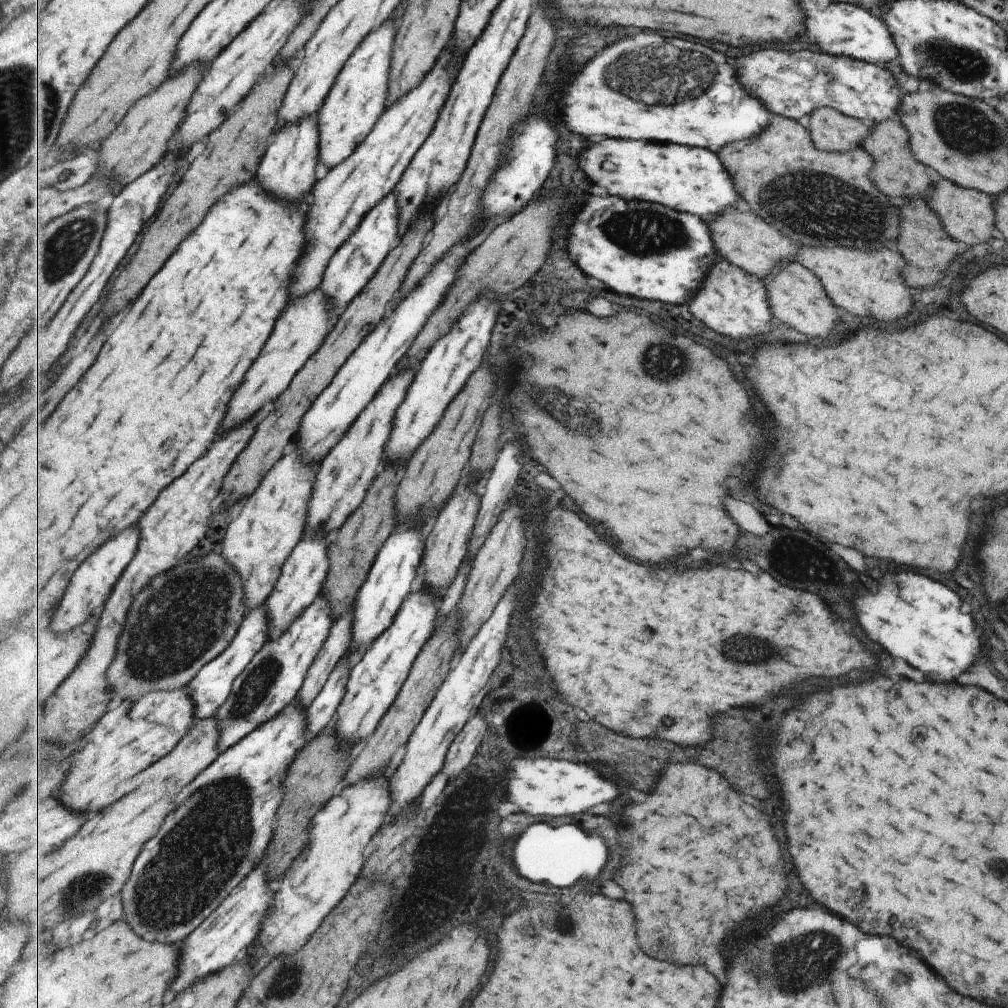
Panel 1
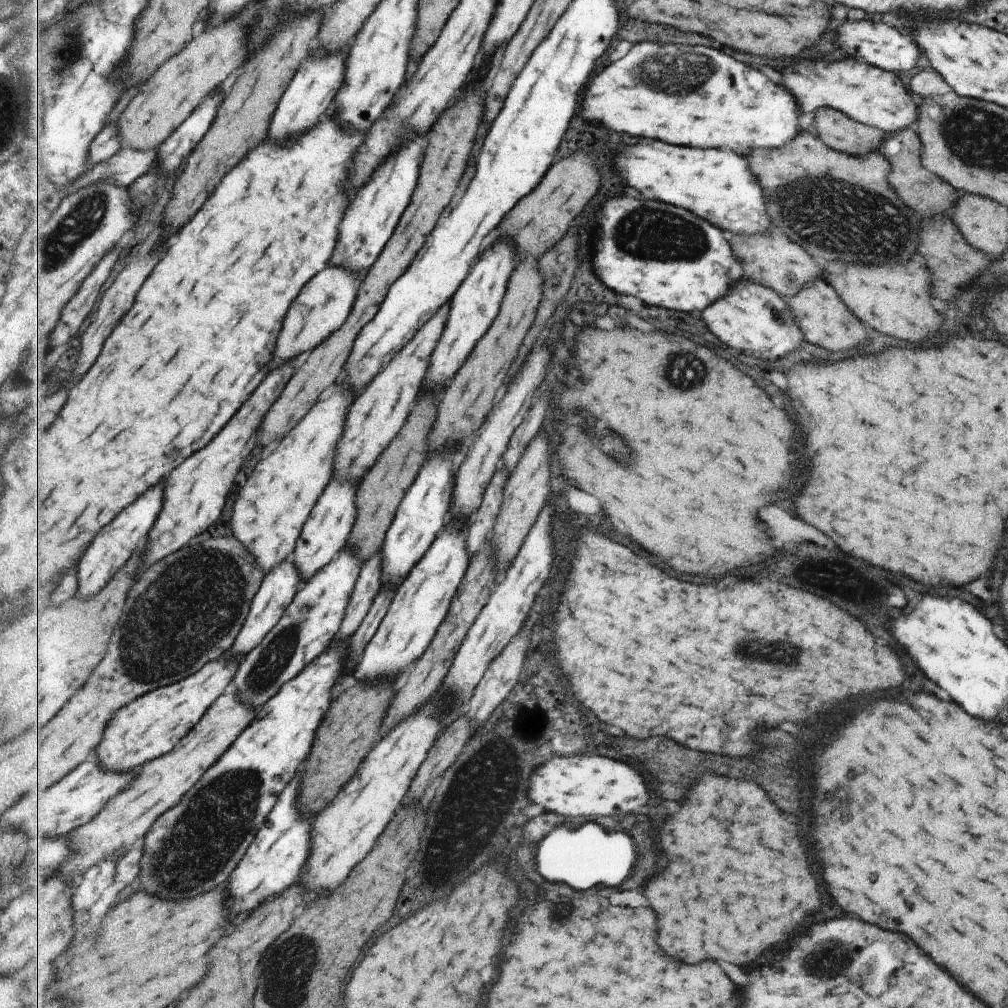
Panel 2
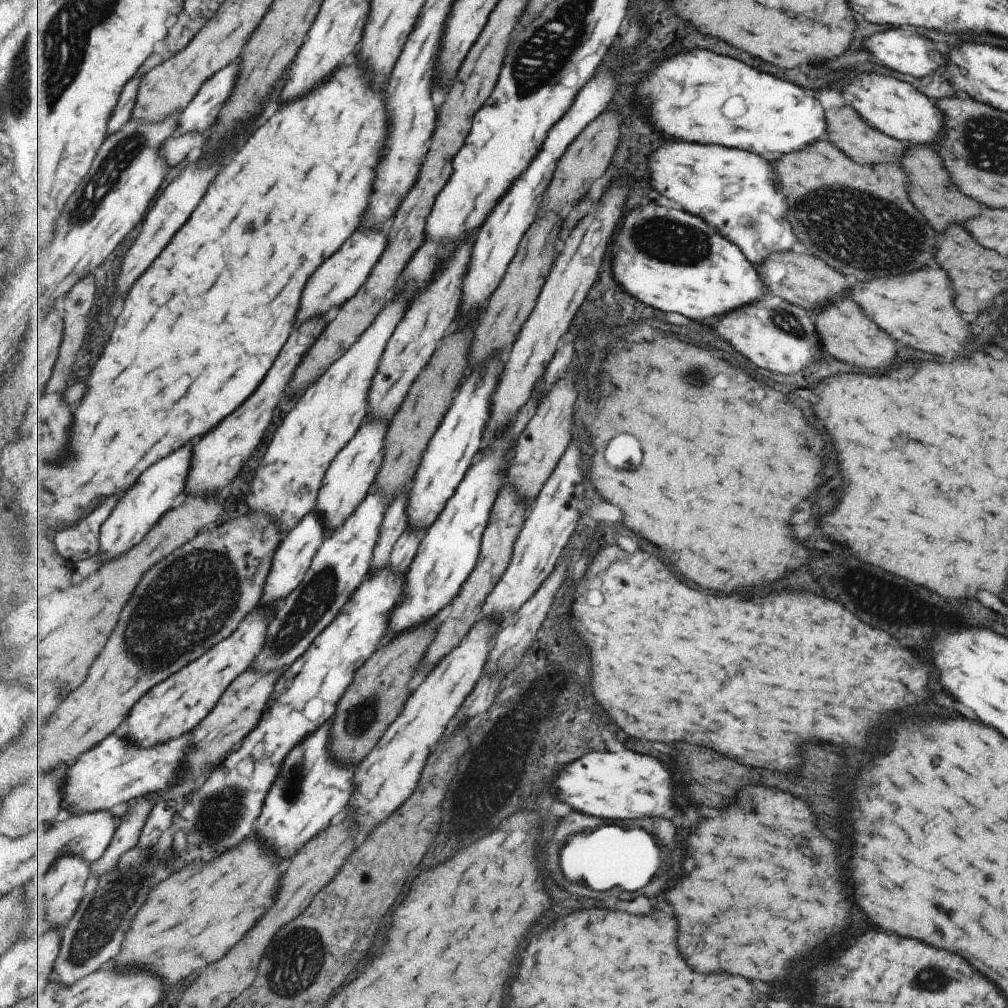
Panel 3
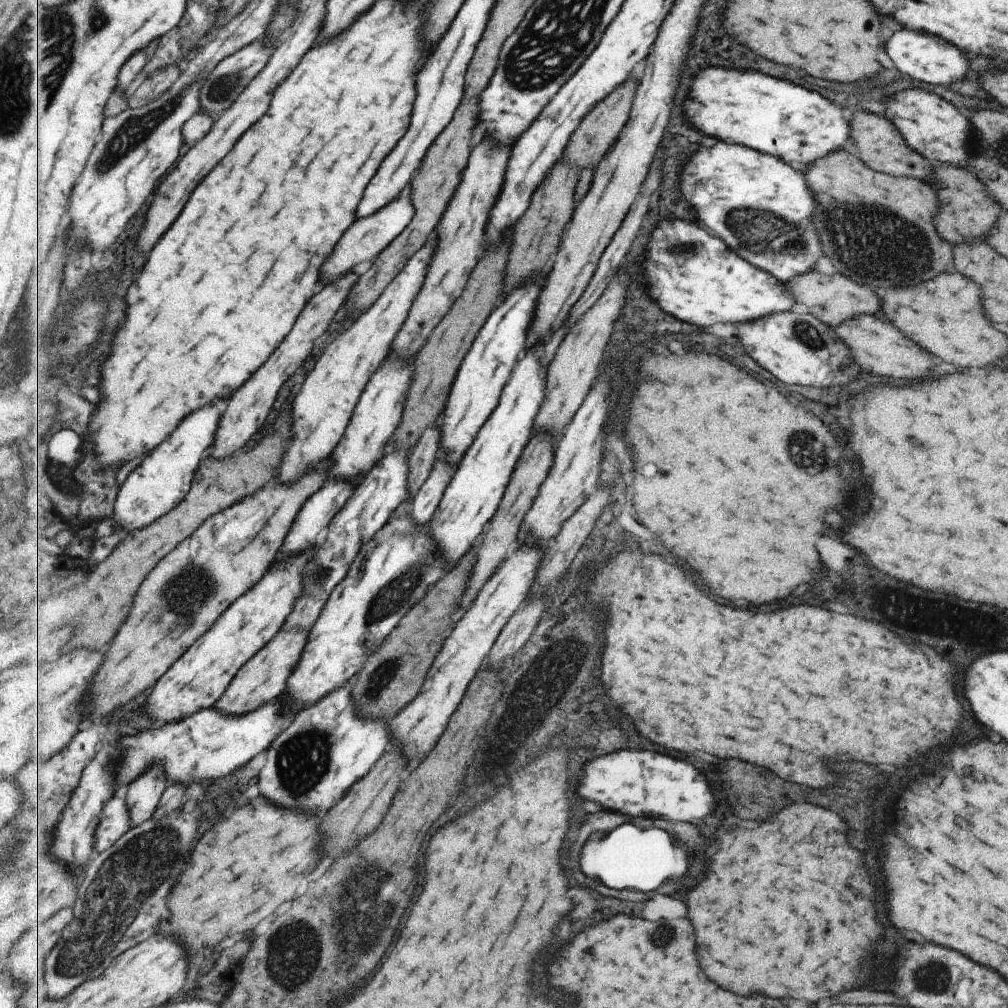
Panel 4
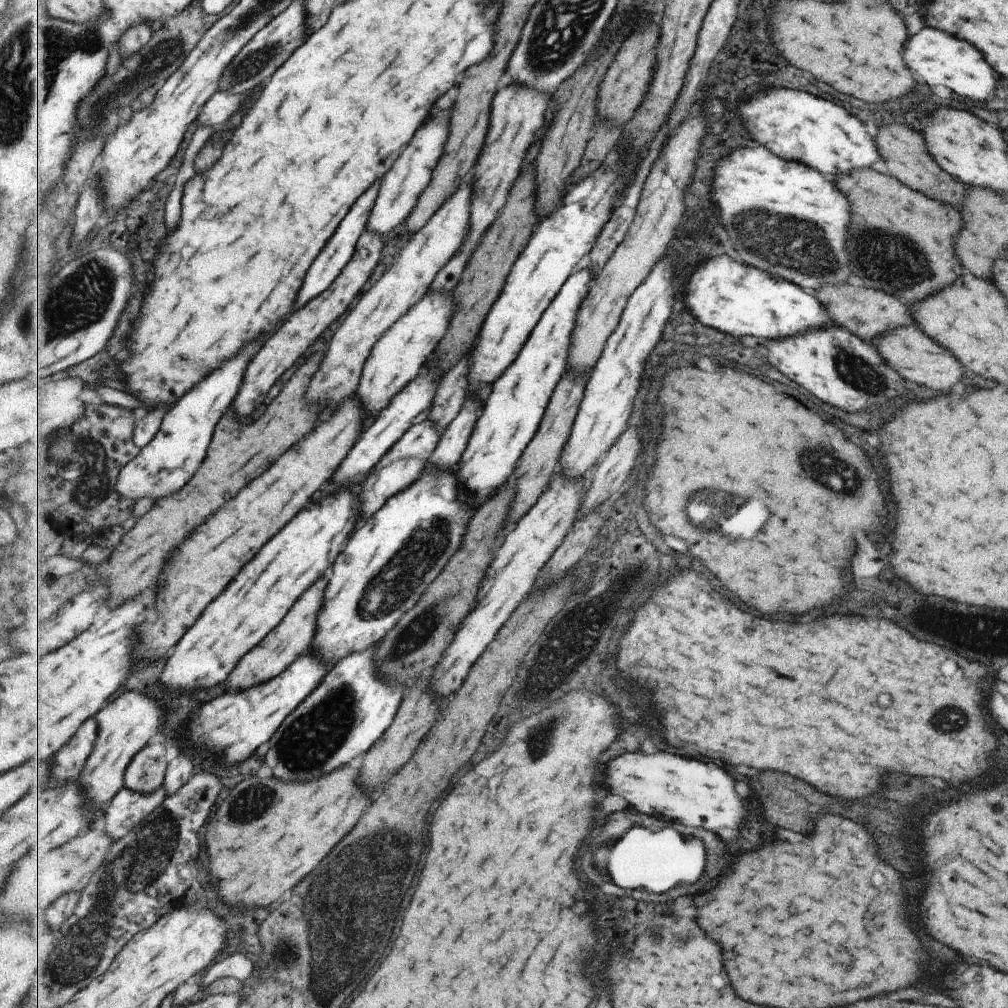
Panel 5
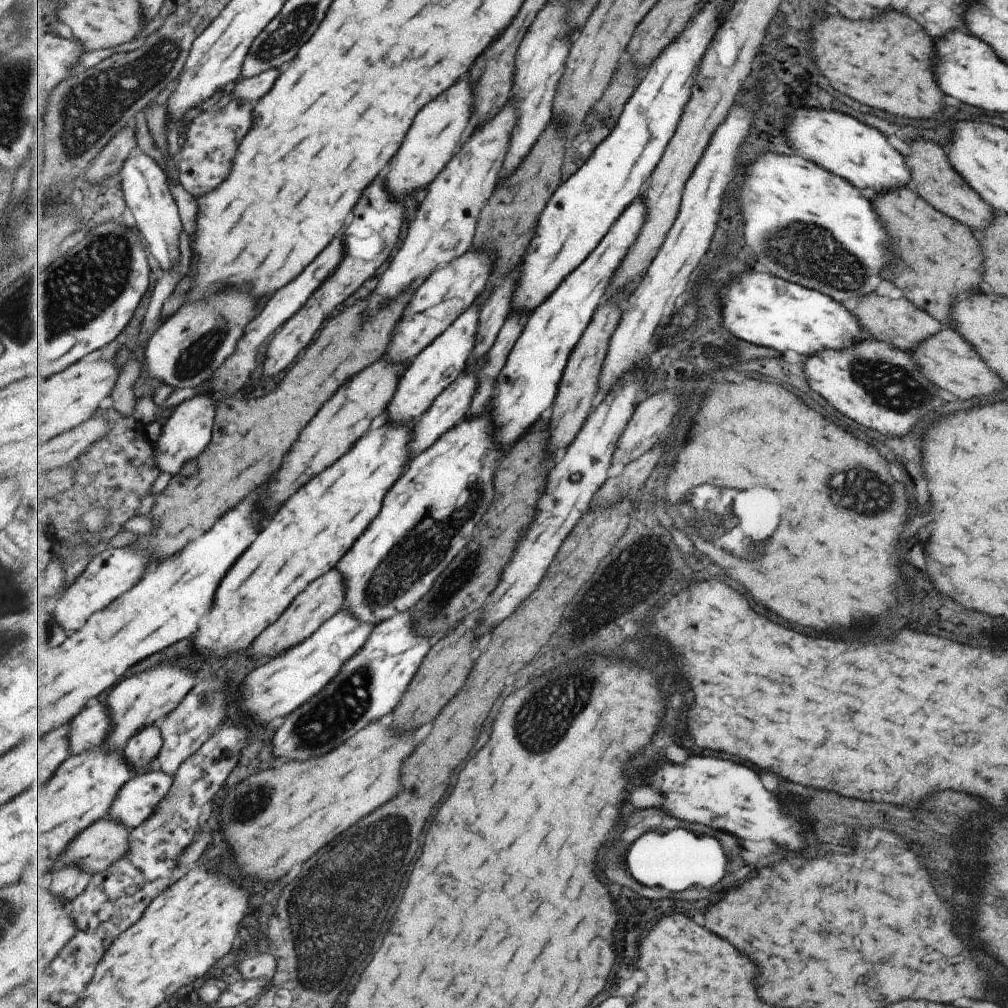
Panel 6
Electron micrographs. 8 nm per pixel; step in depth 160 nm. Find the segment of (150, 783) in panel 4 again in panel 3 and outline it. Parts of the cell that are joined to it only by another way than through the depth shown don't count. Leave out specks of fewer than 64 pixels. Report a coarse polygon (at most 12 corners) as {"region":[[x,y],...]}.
{"region":[[154,794],[129,804],[106,853],[90,866],[99,876],[113,871],[137,848],[155,808]]}

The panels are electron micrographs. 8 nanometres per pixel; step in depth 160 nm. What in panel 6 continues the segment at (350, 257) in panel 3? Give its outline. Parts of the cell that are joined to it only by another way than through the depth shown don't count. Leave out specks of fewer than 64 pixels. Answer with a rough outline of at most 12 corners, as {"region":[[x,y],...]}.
{"region":[[474,83],[441,94],[385,176],[397,201],[427,187],[473,126]]}

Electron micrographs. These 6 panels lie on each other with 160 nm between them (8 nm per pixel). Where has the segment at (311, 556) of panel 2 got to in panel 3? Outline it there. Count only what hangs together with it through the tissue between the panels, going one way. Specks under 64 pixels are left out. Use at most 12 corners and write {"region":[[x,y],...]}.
{"region":[[372,419],[327,472],[315,512],[328,535],[373,490],[387,424]]}

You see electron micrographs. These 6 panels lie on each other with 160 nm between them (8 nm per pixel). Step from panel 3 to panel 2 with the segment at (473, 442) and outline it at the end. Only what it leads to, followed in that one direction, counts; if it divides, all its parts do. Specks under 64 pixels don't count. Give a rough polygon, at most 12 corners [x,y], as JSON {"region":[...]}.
{"region":[[436,451],[381,548],[400,587],[452,520],[459,462]]}

